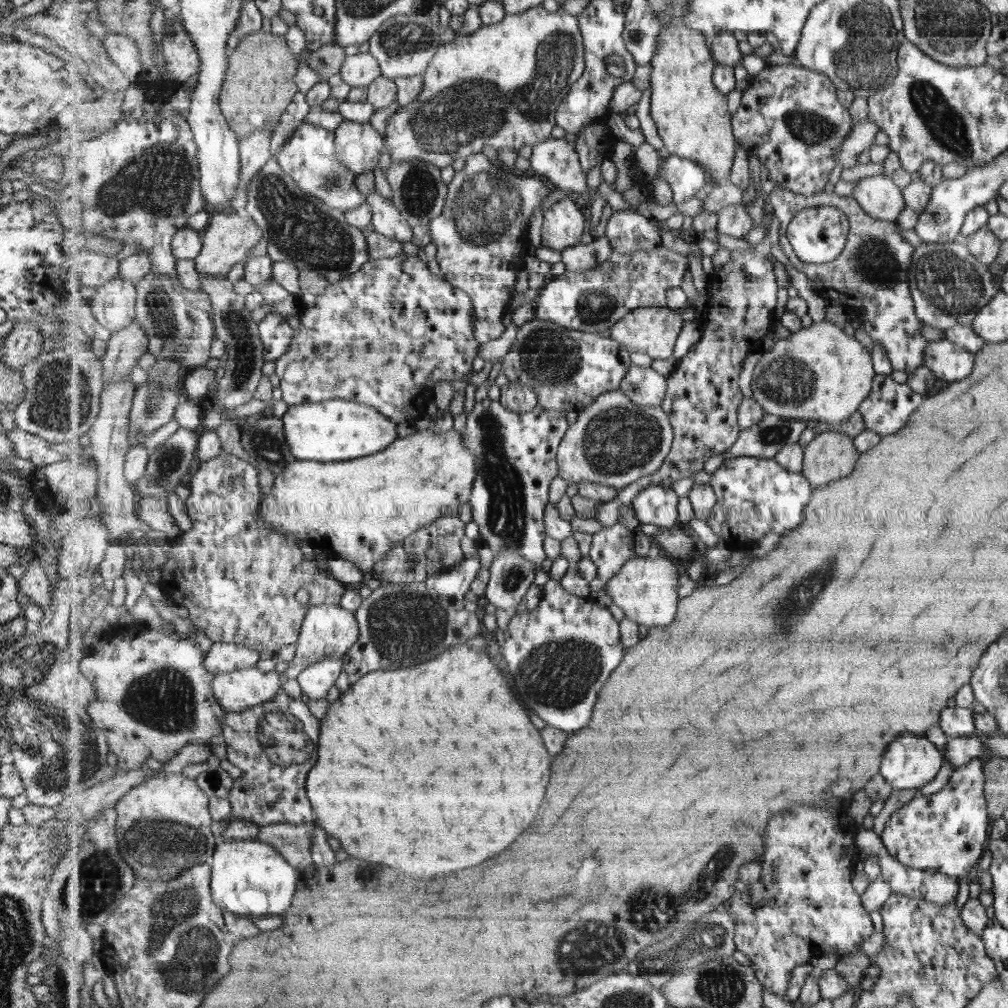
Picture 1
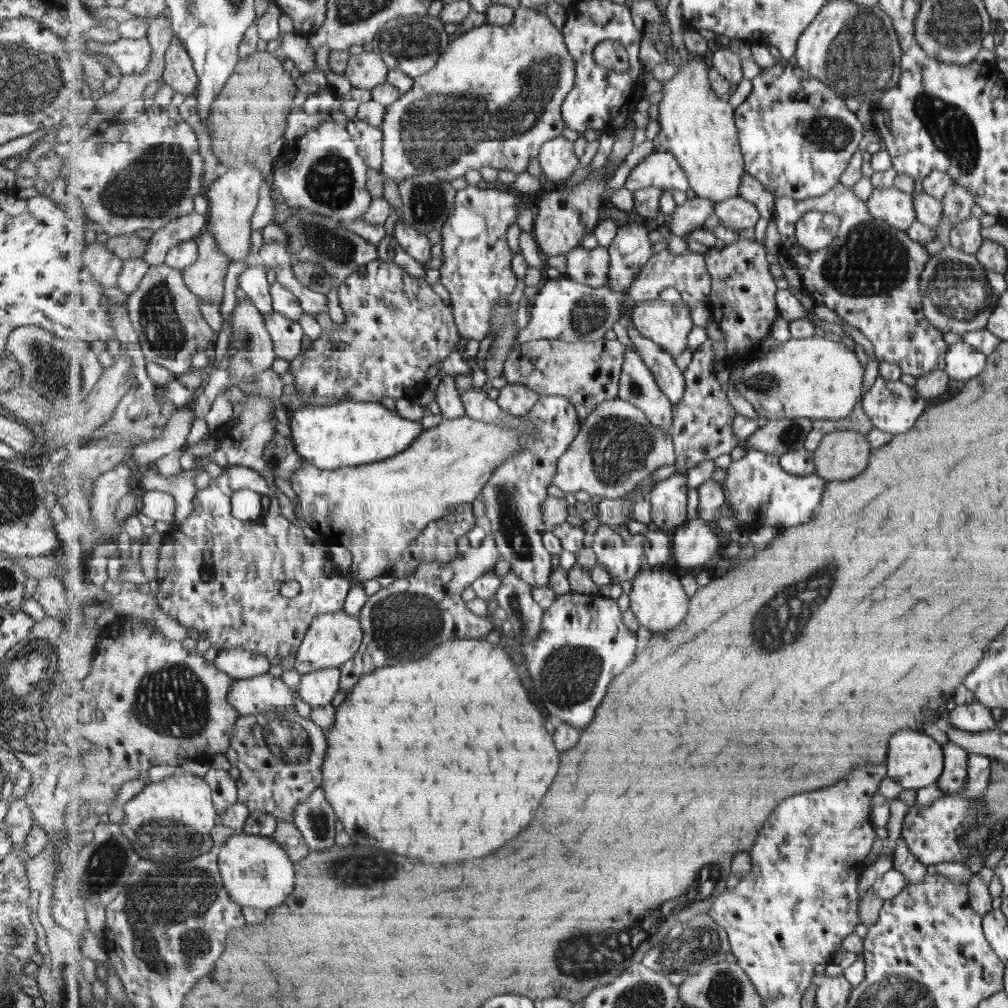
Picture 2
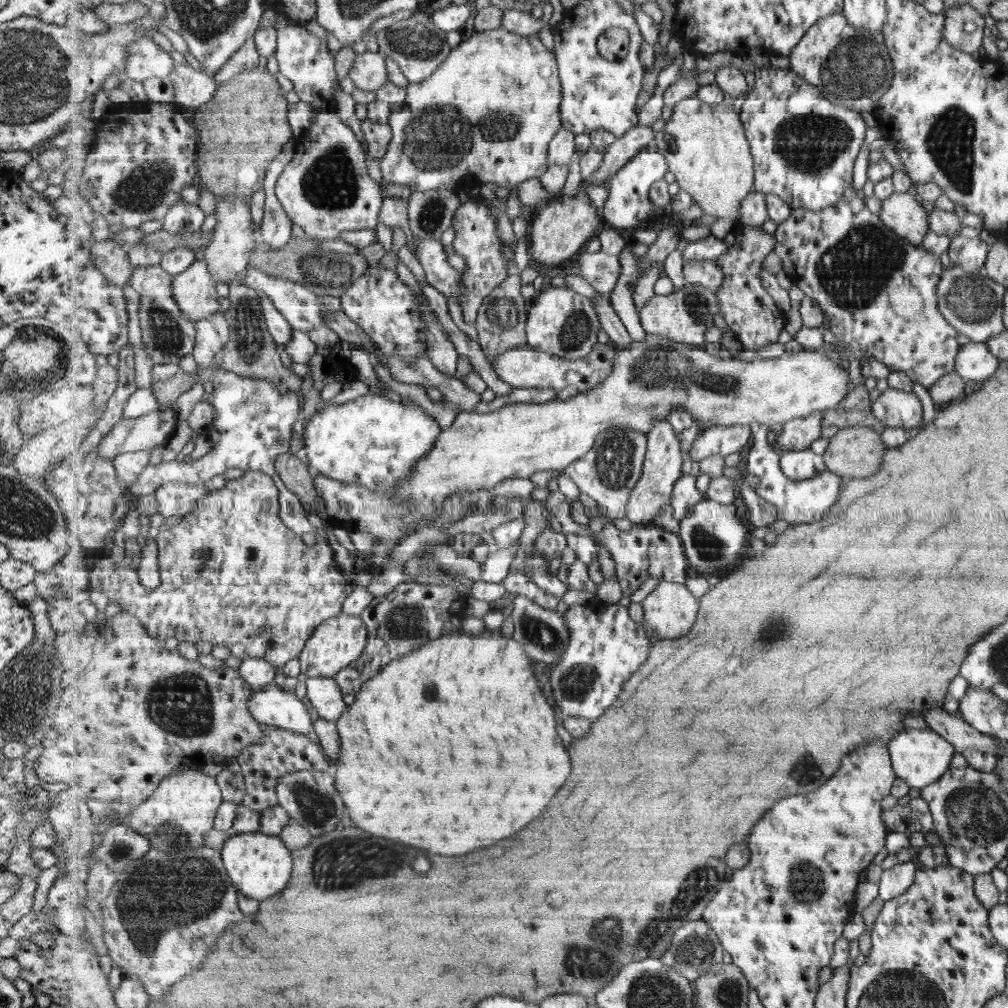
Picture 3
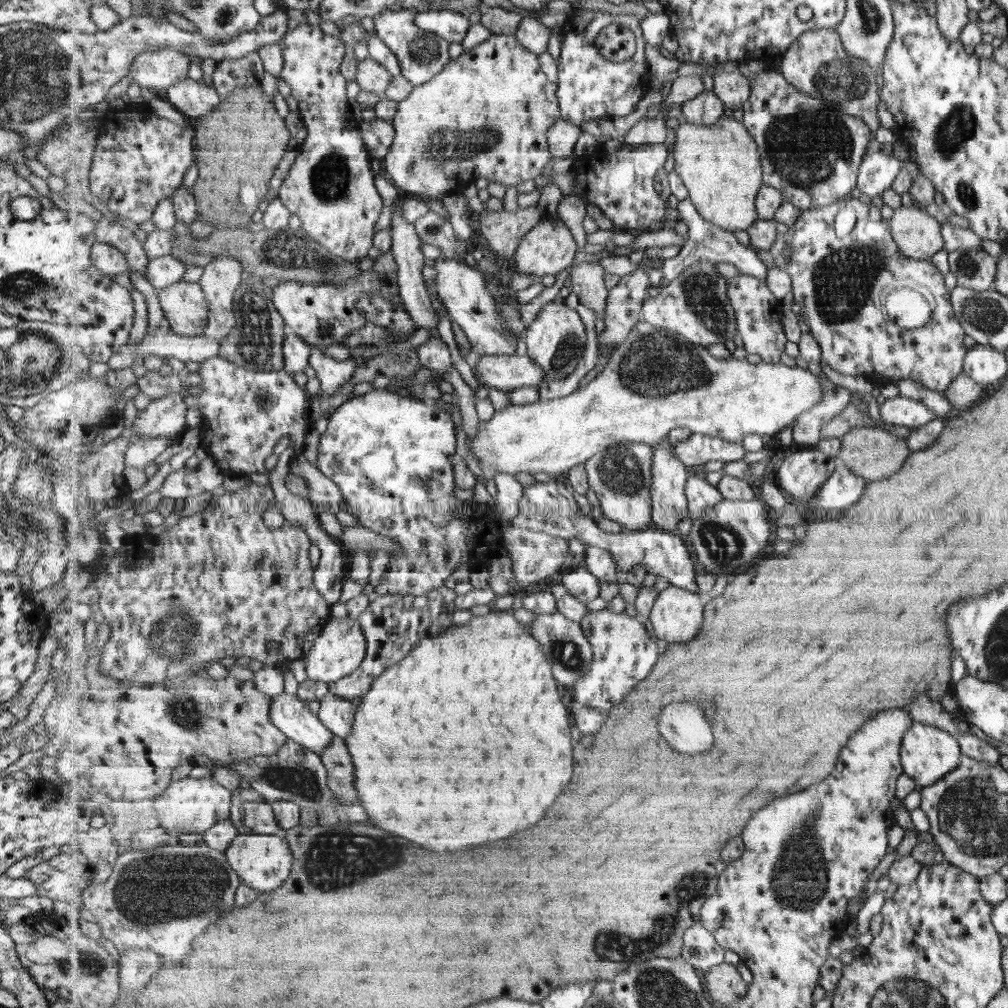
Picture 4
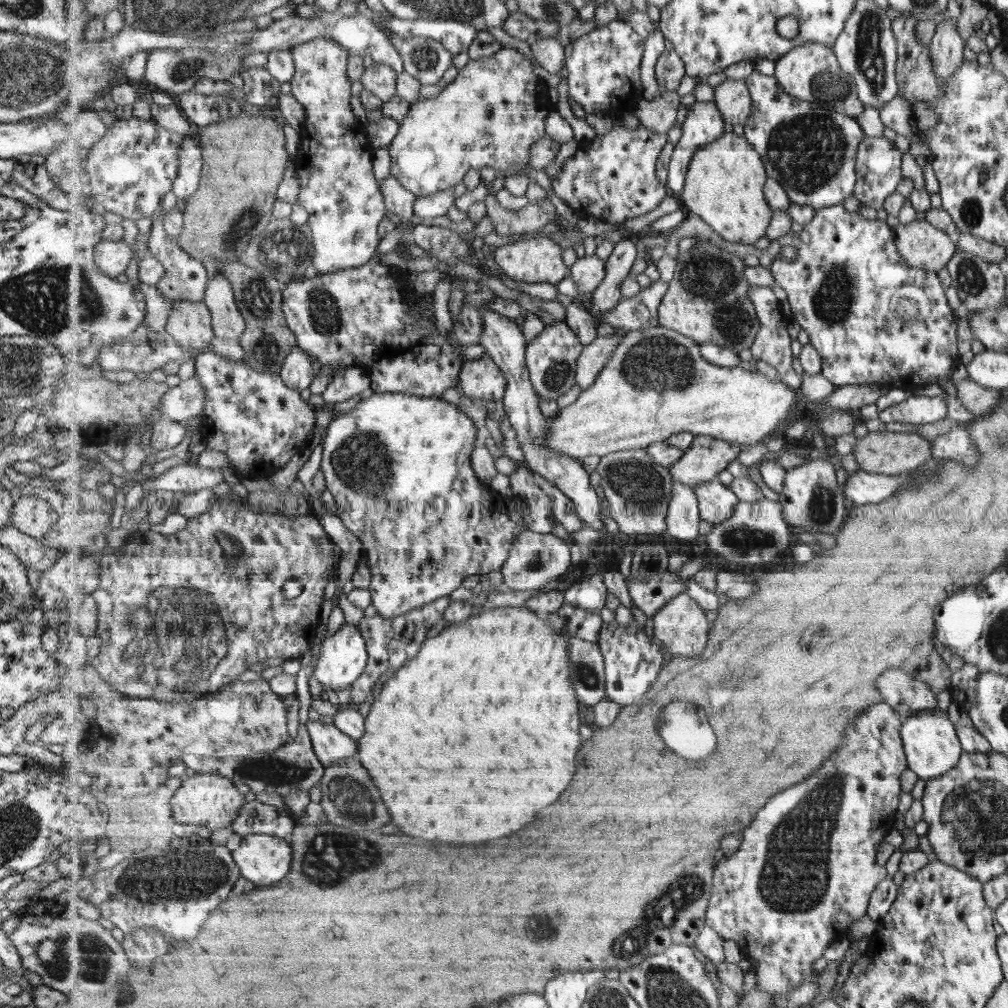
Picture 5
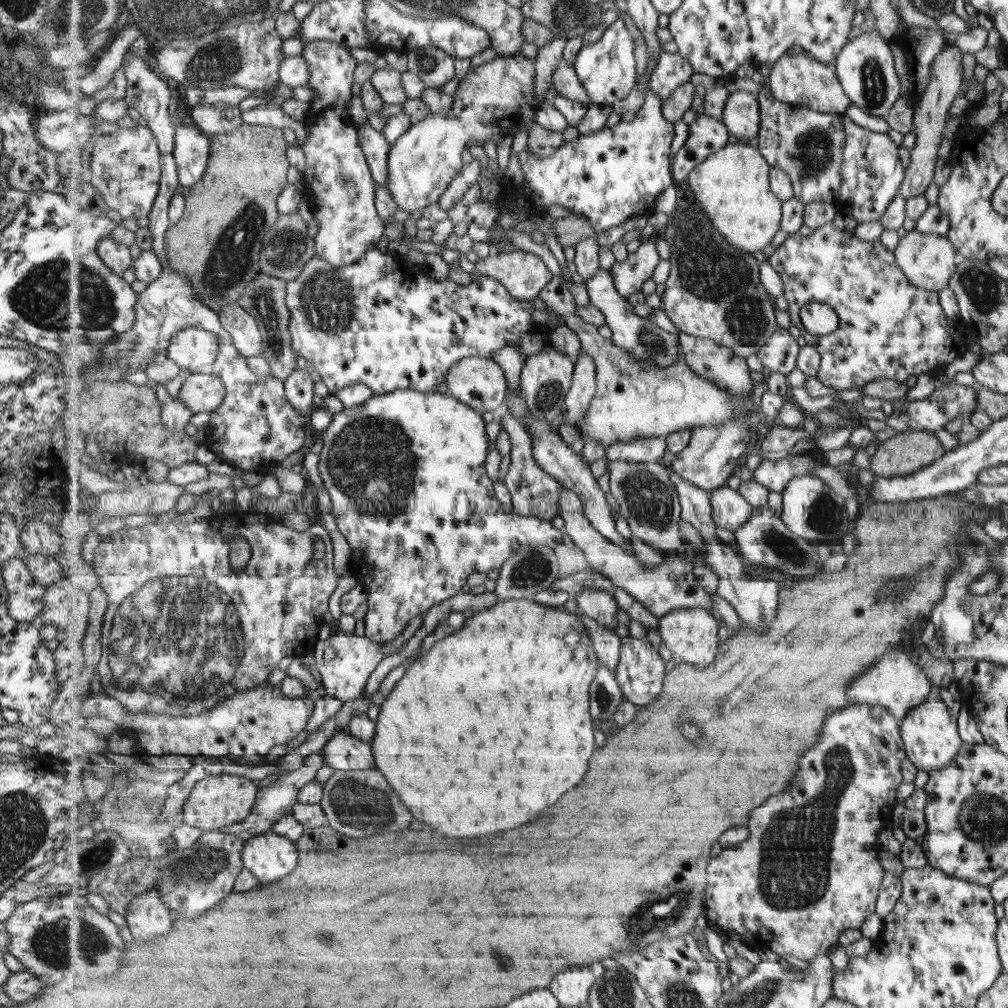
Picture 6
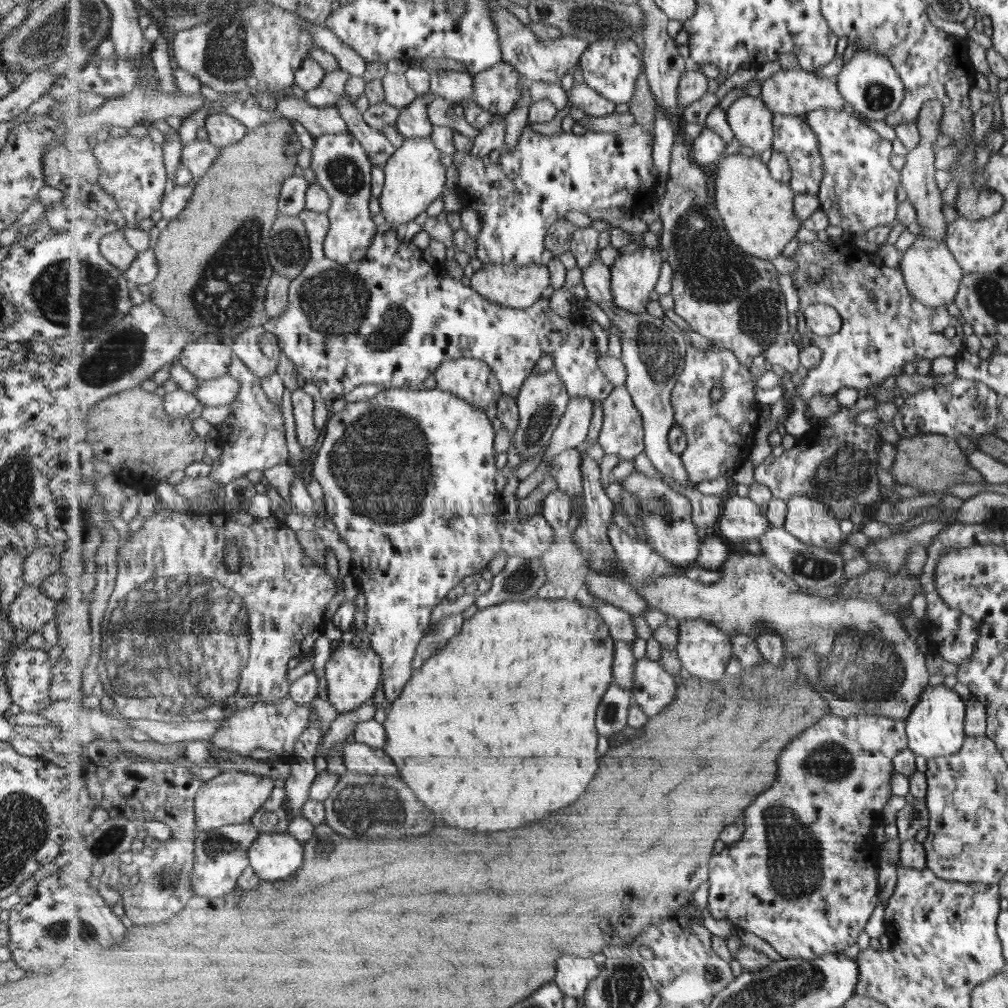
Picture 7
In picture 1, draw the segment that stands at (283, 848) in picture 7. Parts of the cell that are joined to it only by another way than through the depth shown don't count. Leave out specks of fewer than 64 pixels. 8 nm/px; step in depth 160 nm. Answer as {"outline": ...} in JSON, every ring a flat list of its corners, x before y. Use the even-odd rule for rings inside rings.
{"outline":[[256,839,227,840,216,848,212,863,213,902,231,913,250,918,283,915,295,903,300,885,300,873,271,844]]}

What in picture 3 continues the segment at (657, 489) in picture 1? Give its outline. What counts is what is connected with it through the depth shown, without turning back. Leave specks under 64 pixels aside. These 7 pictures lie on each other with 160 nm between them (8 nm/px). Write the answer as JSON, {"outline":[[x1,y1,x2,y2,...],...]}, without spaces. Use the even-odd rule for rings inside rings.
{"outline":[[685,471,679,480,676,480,672,492,672,516,678,521,687,518,695,504,707,499,706,493,697,488,697,477]]}

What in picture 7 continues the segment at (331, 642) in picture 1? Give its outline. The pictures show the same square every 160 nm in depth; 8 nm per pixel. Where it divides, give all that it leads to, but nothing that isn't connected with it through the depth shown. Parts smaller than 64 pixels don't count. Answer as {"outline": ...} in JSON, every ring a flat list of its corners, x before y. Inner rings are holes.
{"outline":[[341,640,332,646,324,670,328,701,337,715,351,712,375,696,375,690,382,678,382,663,381,655,371,646]]}

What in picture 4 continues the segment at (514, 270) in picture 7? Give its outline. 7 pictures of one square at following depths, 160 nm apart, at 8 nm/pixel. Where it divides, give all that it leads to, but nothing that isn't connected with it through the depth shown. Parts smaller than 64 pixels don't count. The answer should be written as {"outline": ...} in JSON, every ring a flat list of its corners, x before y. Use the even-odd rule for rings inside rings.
{"outline":[[561,219,558,221,543,220,532,228,520,242,513,260,515,273,532,274,537,278,547,276,547,274,555,276,573,264,575,254,577,254,577,242,569,226,565,226]]}

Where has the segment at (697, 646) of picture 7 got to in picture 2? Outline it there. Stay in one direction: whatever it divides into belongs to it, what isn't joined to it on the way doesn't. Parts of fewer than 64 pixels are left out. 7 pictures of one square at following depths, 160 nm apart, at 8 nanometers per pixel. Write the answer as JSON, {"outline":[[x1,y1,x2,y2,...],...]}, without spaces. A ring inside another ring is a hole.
{"outline":[[655,567,641,570,634,579,629,593,629,608,652,634,670,631,684,622,689,614,690,596,683,590,682,580,677,574]]}

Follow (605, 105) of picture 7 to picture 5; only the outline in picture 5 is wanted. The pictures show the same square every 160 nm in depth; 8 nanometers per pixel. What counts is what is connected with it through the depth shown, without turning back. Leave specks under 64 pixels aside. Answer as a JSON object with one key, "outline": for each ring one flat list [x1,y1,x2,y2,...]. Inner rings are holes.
{"outline":[[535,33,527,41,541,67,549,73,561,74,561,78,567,76,566,49,561,46,556,37,541,36]]}

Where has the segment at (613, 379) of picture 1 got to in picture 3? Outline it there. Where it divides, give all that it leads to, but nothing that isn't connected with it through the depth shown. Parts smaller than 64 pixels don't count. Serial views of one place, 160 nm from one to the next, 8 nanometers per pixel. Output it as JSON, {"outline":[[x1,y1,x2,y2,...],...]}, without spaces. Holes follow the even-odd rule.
{"outline":[[597,343,587,356,577,360,569,360,565,357,555,356,555,354,537,352,525,345,501,354,497,360,493,360,492,365,499,378,513,388,554,389,559,392,569,386,575,386,577,391,581,393,593,390,609,379,613,373,613,363,616,361,617,351,611,344]]}

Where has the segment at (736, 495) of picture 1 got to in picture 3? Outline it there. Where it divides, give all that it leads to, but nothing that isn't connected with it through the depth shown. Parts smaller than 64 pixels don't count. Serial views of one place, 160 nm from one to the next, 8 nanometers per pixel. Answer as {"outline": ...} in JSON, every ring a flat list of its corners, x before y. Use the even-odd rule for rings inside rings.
{"outline":[[755,423,752,427,753,440,750,447,743,453,743,473,754,474,759,482,754,488,767,502,777,506,779,519,792,525,805,525,820,521,829,514,830,508,839,500,841,485,846,482,843,476,839,476,827,469,824,473,807,480,791,480,781,468,781,452,772,442,772,434,768,426,763,423]]}

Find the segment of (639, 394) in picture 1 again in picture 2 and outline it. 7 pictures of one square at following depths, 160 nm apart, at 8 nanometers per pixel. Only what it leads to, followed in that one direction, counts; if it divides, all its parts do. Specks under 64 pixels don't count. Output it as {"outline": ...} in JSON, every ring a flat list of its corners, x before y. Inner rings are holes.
{"outline":[[635,347,626,349,618,397,641,408,656,427,671,432,674,417,671,399,660,389]]}

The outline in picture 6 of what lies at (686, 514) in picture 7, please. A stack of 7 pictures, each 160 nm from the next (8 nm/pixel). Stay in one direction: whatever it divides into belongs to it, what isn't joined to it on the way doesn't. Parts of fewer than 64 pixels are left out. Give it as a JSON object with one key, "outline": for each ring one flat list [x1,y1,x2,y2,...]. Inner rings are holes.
{"outline":[[608,460,609,492,616,499,620,516,631,530,631,534,642,538,647,544,660,548,670,557,681,554,686,543,680,531,682,504,672,472,659,461,637,462]]}

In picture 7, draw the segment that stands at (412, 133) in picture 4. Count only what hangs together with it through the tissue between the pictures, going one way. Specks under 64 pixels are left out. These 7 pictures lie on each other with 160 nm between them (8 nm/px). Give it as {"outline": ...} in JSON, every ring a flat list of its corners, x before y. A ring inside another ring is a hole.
{"outline":[[500,62,473,77,474,101,491,114,509,115,524,97,522,84,526,78,511,63],[433,136,409,137,394,151,384,166,386,181,380,196,382,221,405,224,422,218,425,210,440,198,447,182,447,170,443,166,443,152,435,146]]}

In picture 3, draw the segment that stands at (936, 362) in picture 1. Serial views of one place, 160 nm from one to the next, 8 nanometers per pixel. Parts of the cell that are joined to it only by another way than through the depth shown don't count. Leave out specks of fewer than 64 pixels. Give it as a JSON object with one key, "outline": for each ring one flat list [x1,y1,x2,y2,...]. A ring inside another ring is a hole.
{"outline":[[967,342,960,347,955,356,956,367,953,371,963,381,987,381,997,370,1000,360,993,356,984,343]]}

